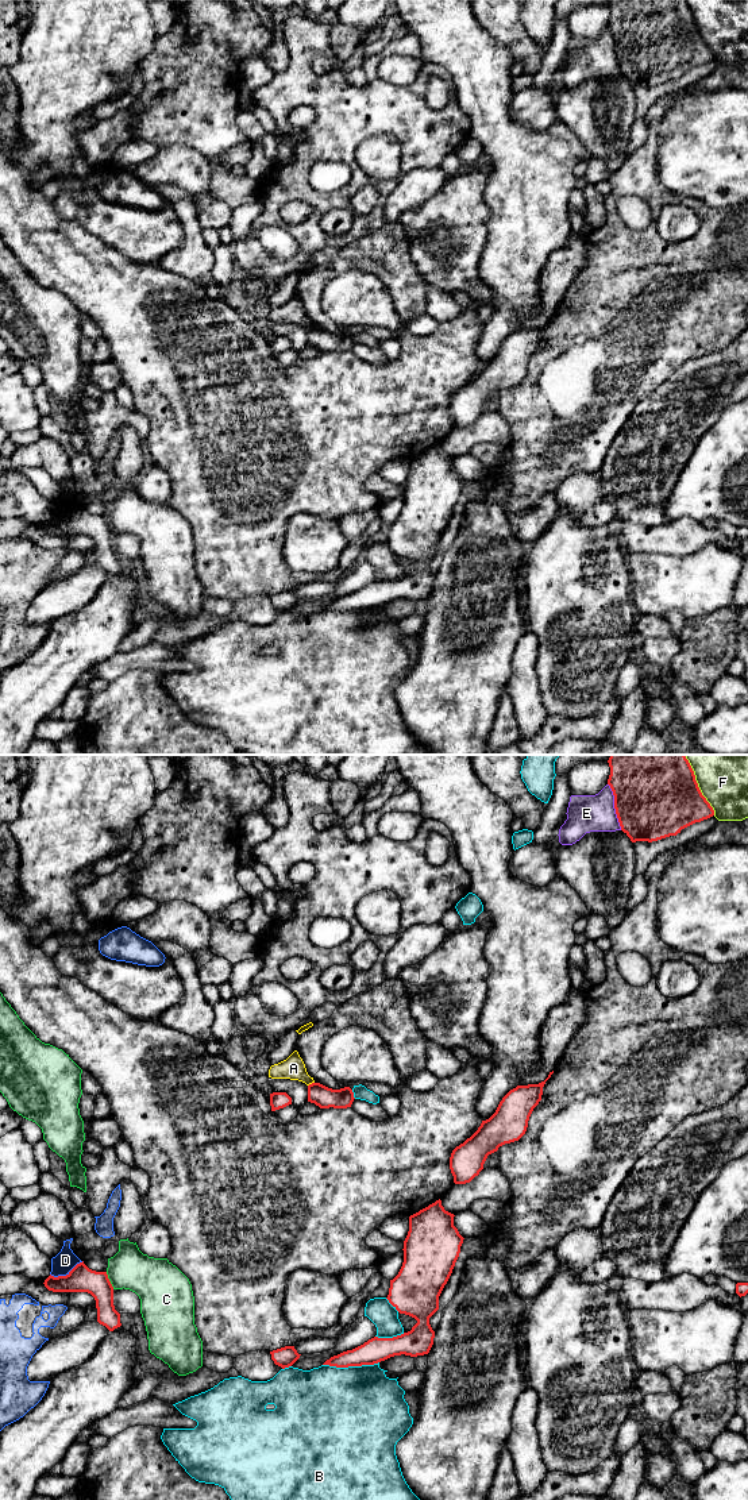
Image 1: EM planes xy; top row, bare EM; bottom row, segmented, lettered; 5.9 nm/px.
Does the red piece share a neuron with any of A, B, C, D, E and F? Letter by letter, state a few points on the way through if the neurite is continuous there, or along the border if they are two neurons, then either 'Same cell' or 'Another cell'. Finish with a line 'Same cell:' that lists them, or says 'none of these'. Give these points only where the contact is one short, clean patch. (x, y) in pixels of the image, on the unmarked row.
A: Another cell
B: Another cell
C: Another cell
D: Another cell
E: Another cell
F: Another cell
Same cell: none of these

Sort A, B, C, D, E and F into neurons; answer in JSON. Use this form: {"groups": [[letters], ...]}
{"groups": [["A"], ["B"], ["C"], ["D"], ["E"], ["F"]]}

